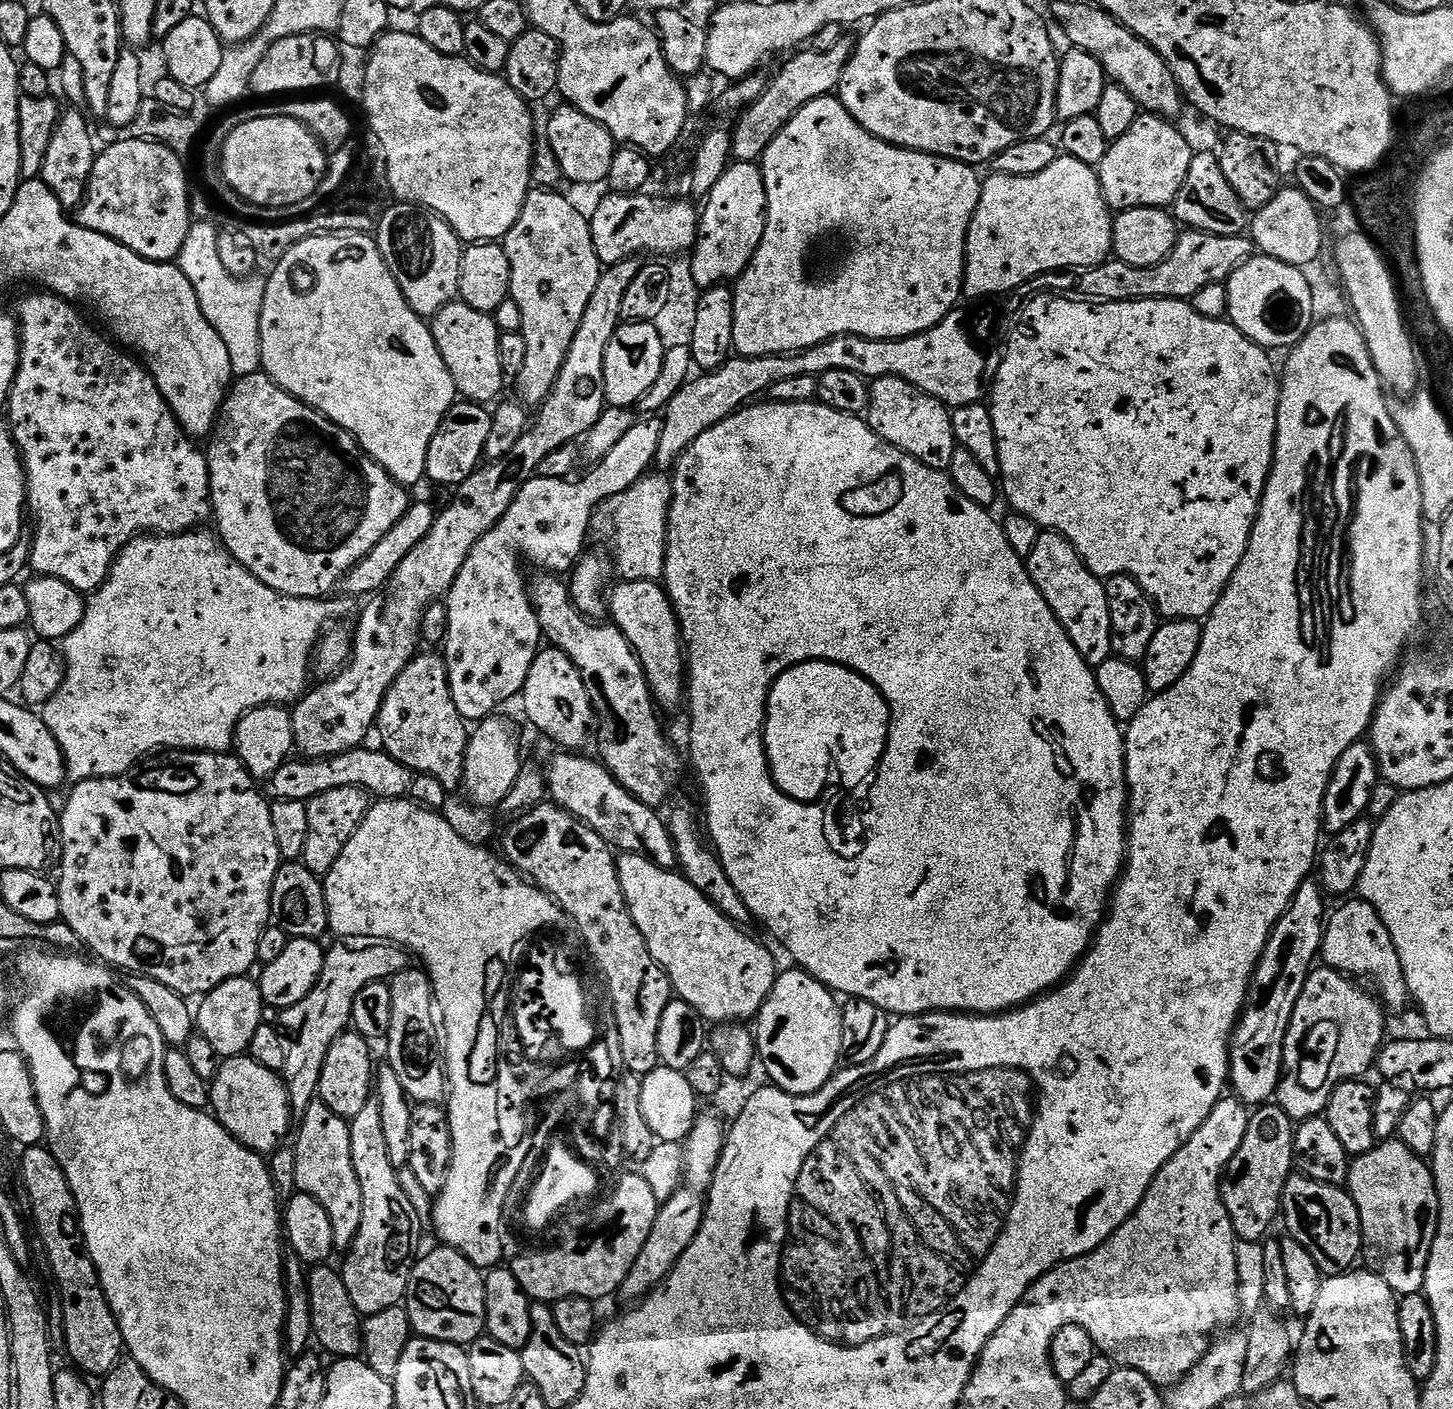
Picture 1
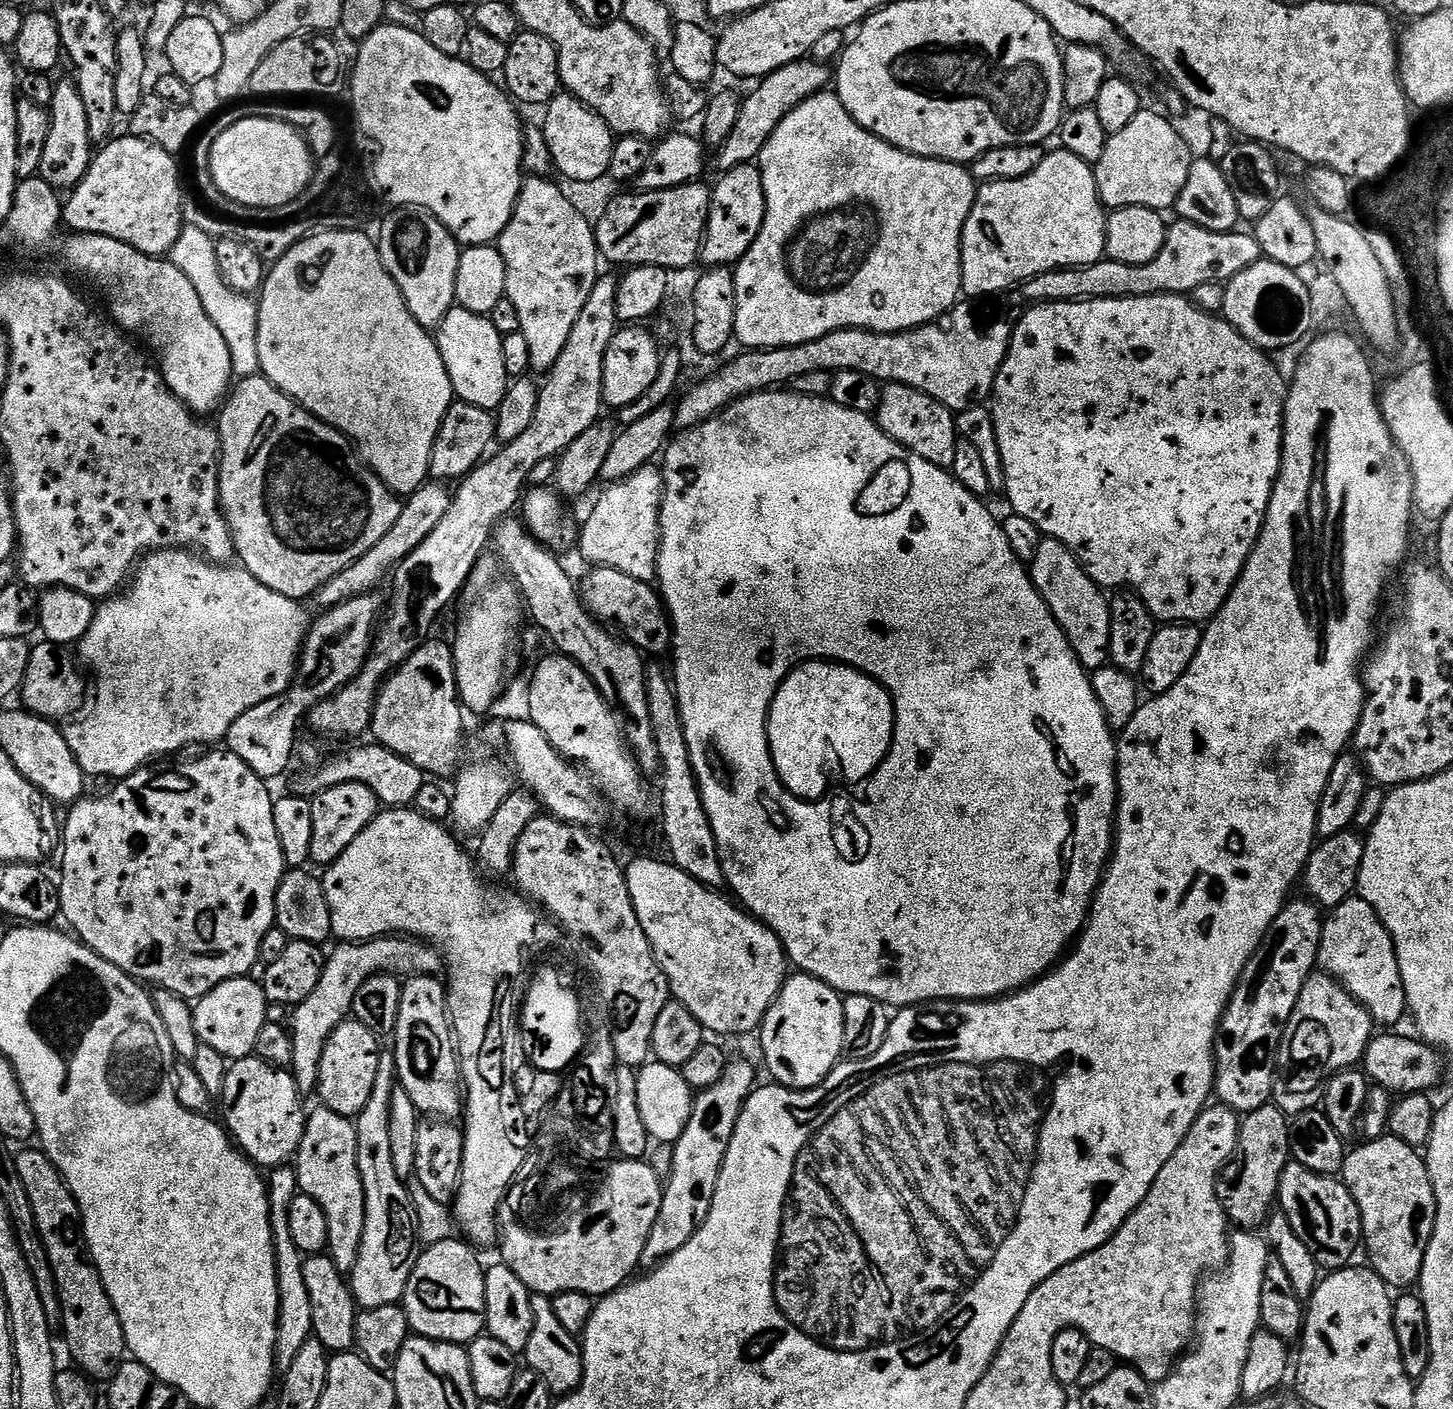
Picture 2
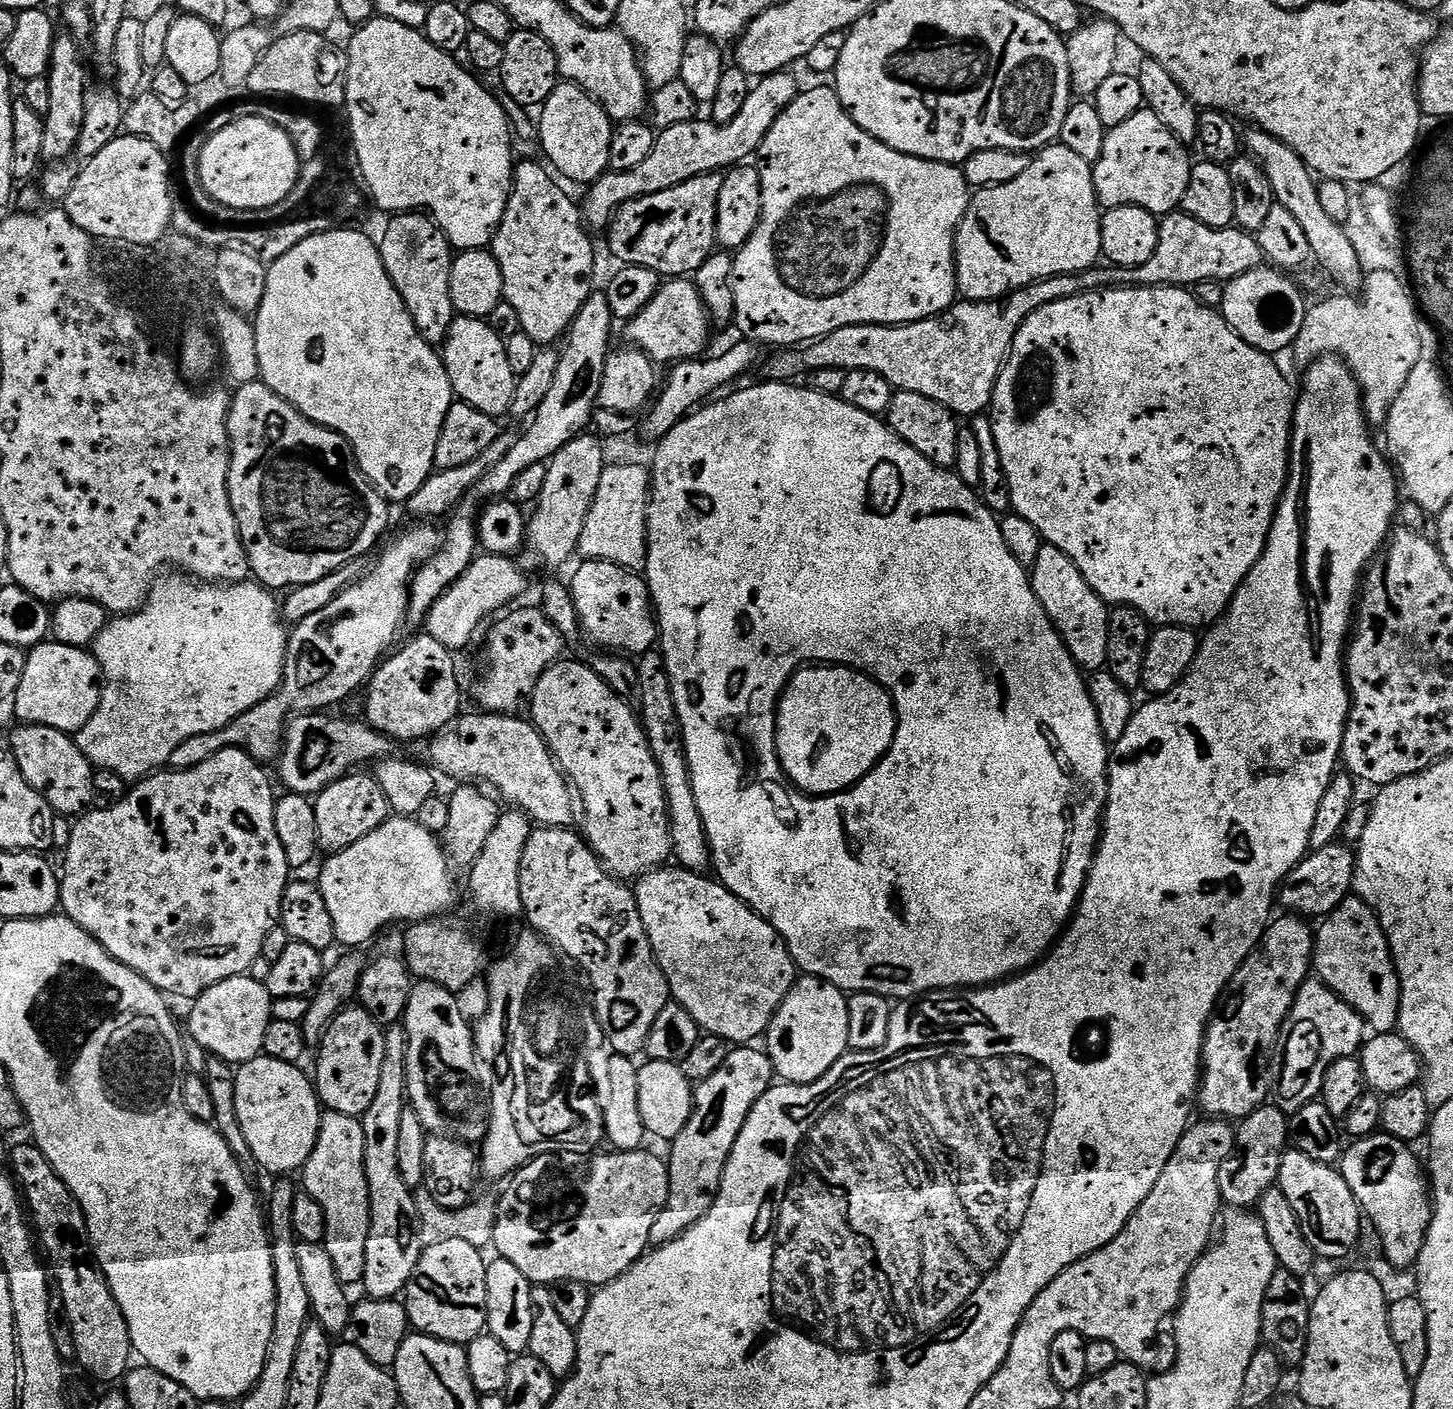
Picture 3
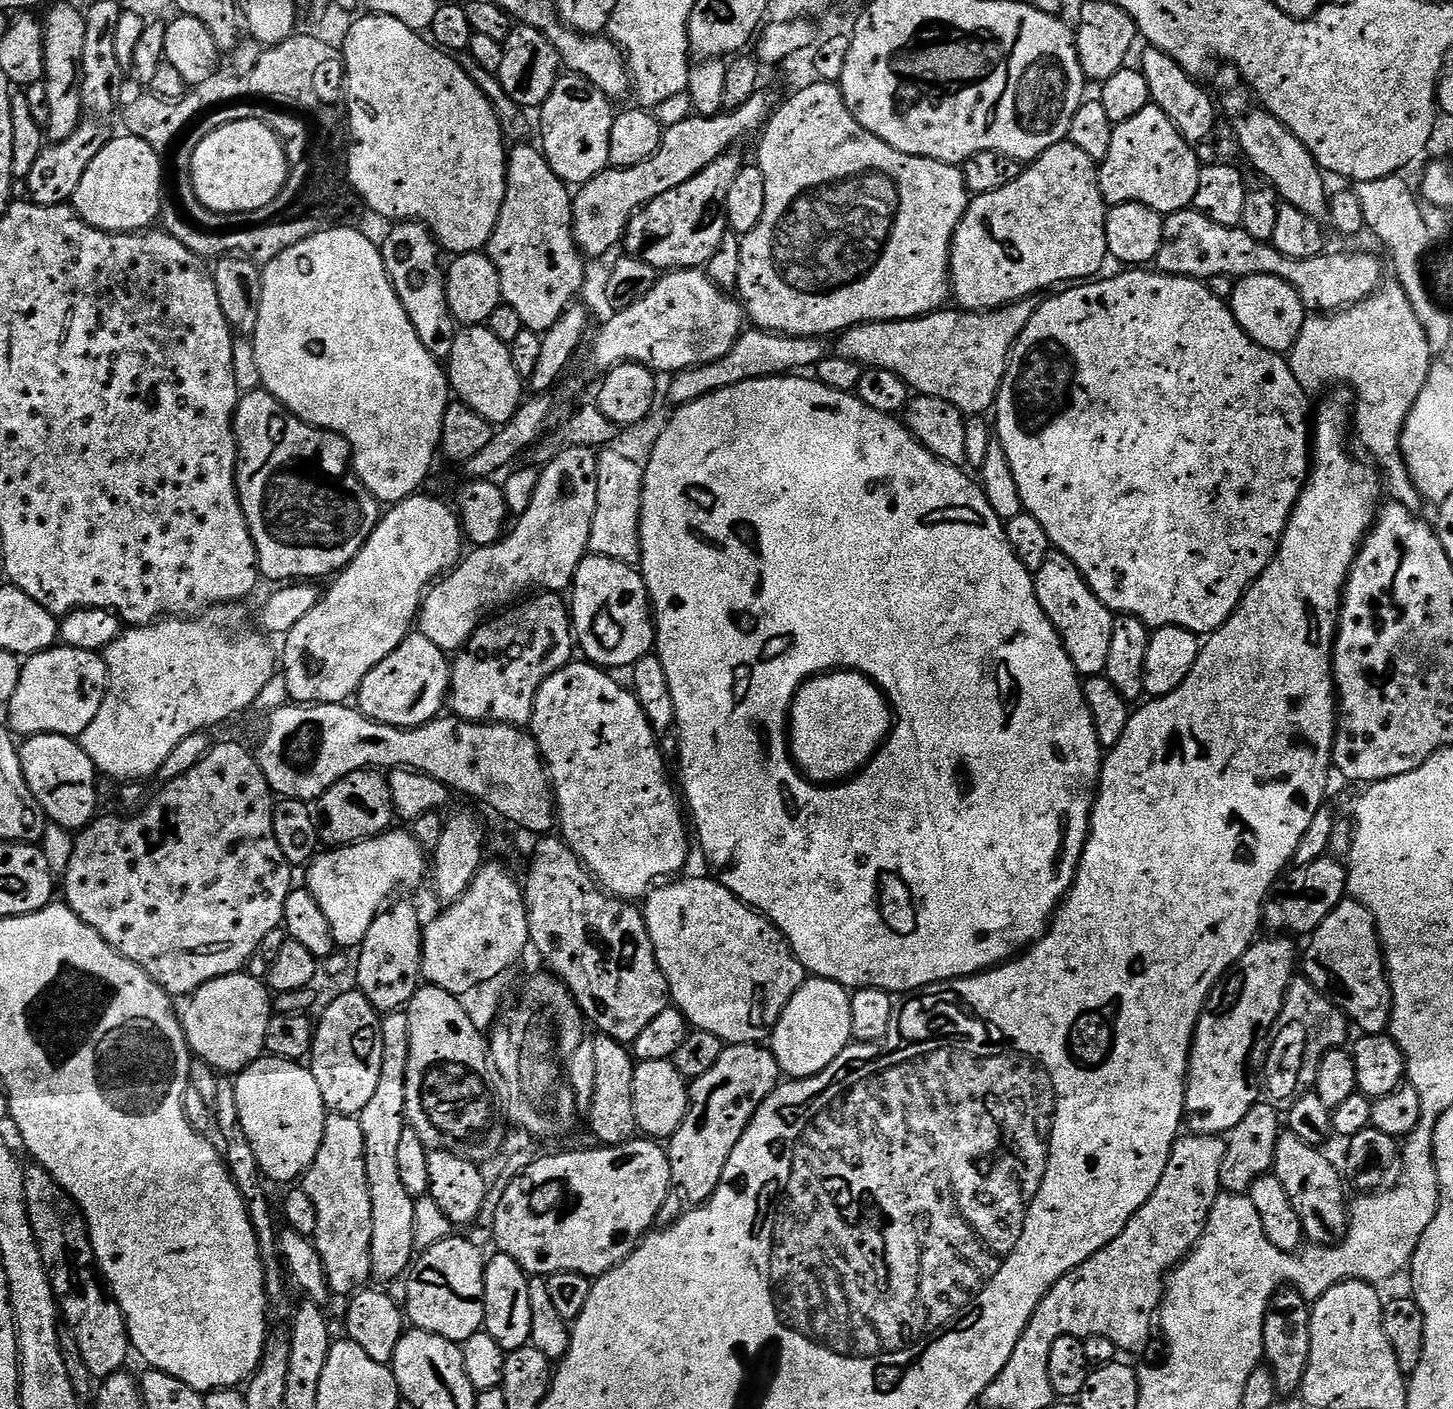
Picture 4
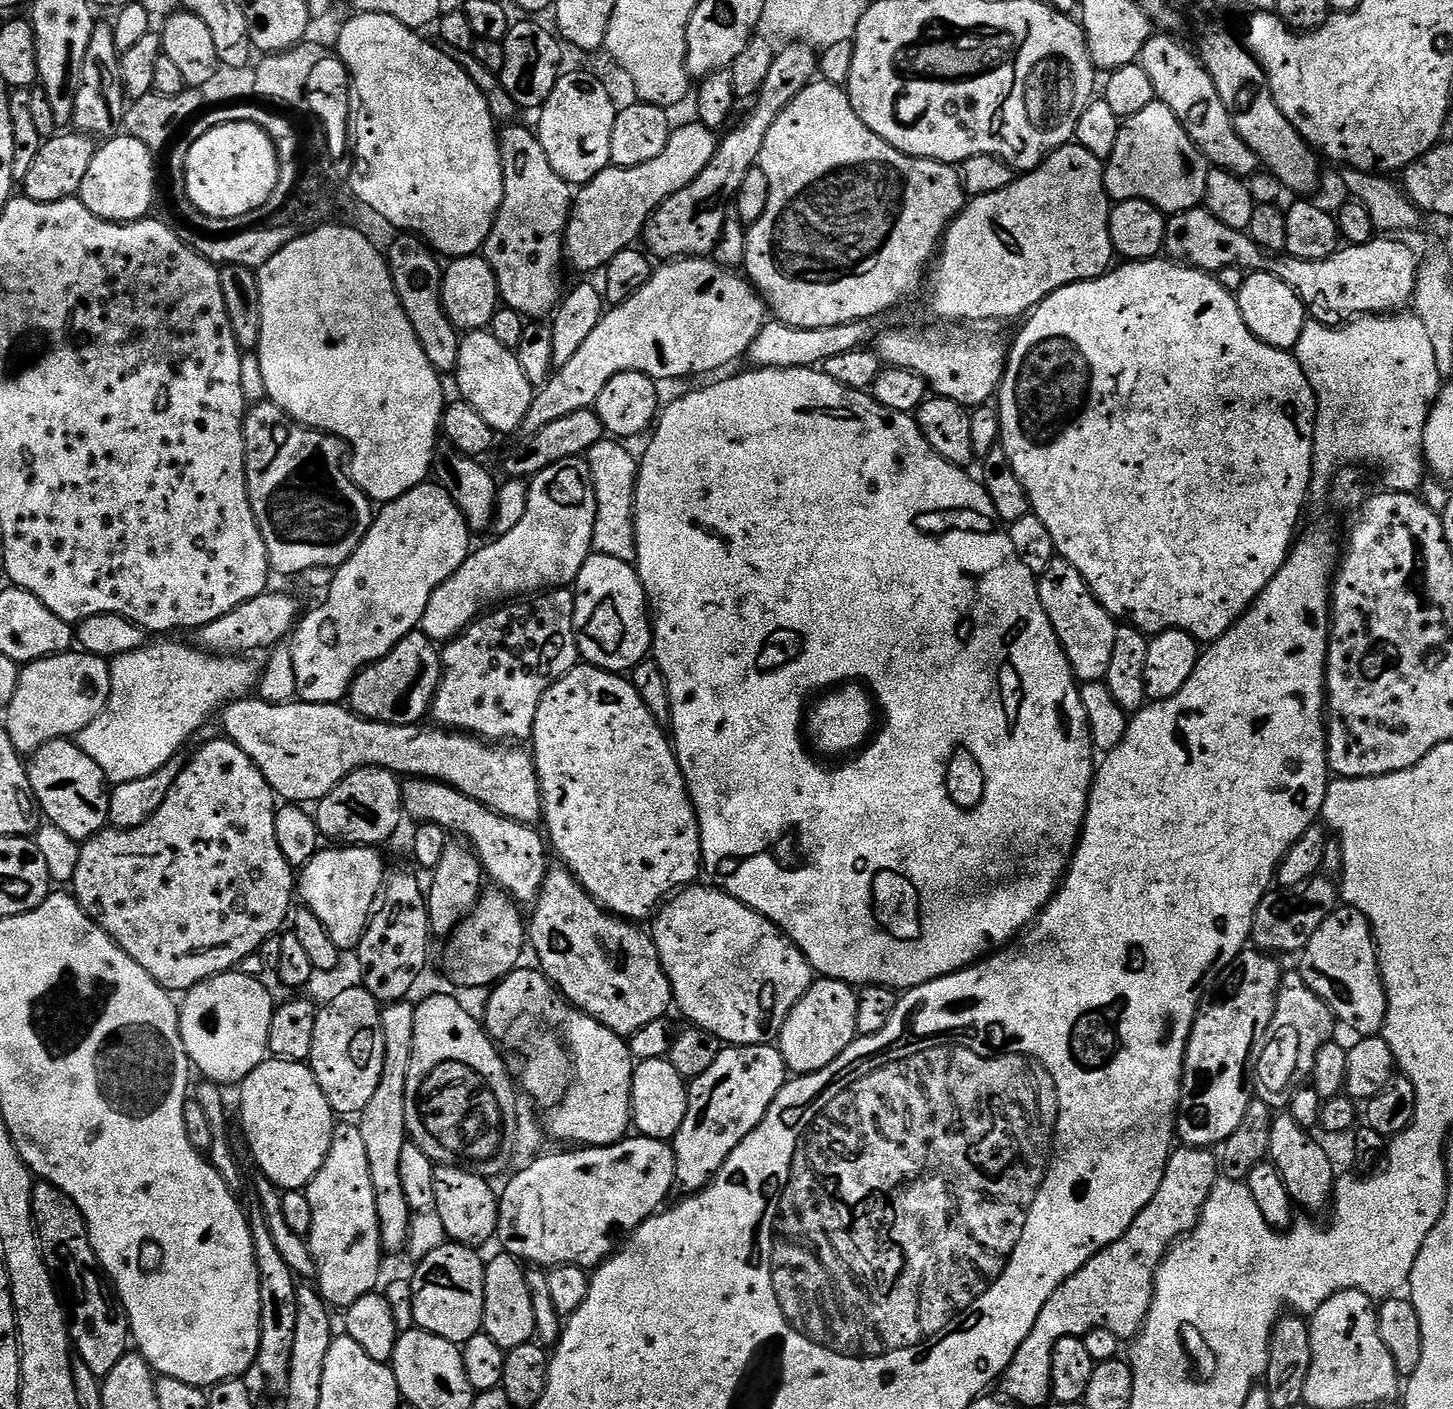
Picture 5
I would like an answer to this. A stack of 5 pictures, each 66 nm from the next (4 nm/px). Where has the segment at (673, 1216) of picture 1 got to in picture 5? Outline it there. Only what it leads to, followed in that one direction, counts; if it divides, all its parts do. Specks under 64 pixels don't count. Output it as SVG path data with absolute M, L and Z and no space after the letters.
M775 1043L721 1047L714 1066L688 1084L686 1118L682 1118L682 1126L671 1141L681 1193L695 1194L707 1188L726 1158L766 1118L766 1110L770 1110L789 1076Z

